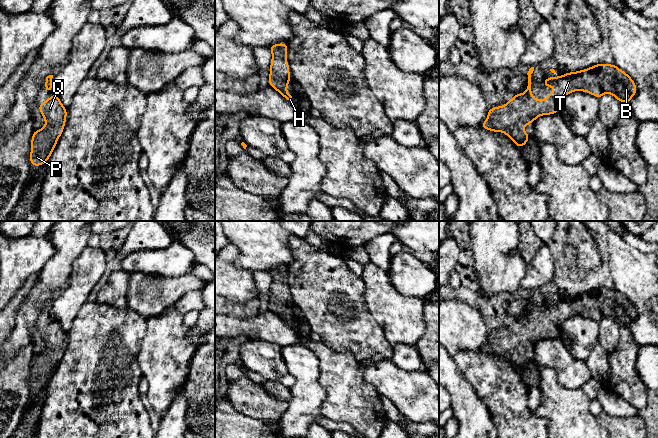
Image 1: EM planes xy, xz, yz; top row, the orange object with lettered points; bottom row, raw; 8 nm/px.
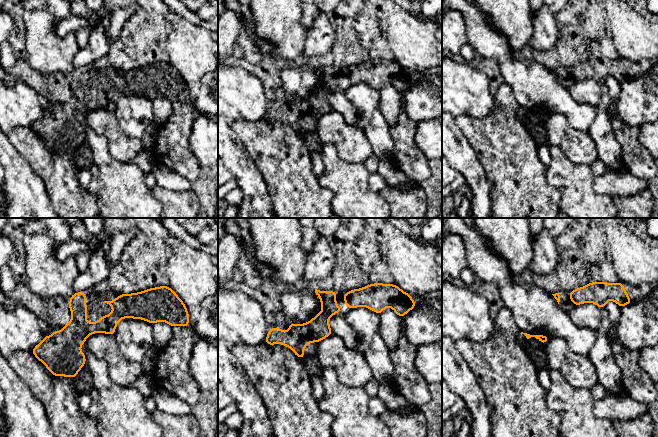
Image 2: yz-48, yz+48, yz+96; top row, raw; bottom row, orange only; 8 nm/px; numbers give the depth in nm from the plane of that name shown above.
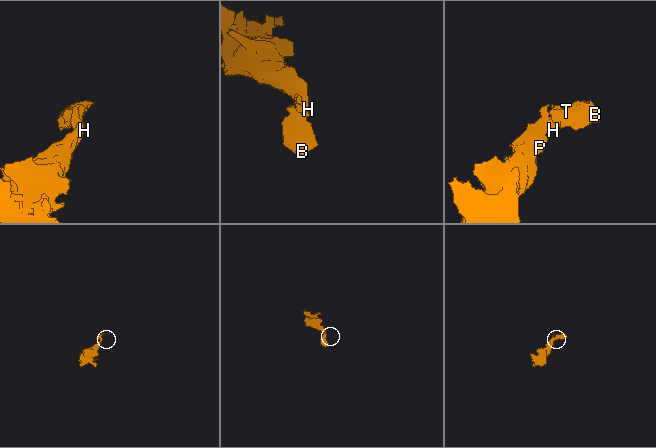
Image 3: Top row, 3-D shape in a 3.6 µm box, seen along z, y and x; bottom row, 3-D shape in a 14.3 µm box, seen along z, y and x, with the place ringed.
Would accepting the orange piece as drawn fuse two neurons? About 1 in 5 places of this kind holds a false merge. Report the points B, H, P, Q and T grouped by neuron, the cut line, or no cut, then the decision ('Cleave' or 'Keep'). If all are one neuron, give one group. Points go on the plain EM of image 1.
Groups: B H P Q T. No split. Keep

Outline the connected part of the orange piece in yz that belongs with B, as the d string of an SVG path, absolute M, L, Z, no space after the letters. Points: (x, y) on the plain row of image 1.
M596 288L590 292L564 297L560 301L549 301L542 305L546 311L555 311L556 313L550 317L544 324L532 321L531 314L531 298L534 291L531 291L527 297L528 310L523 318L515 318L504 330L489 332L487 343L480 349L482 352L505 357L517 371L522 372L530 360L524 355L523 351L535 345L535 343L542 339L553 339L558 337L558 326L562 324L567 318L574 315L585 315L591 319L596 320L598 323L603 318L612 318L620 327L630 327L631 322L637 317L637 311L631 301L619 293L615 288Z

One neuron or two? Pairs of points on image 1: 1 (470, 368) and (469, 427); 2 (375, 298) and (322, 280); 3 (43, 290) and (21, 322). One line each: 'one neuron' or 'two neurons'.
1: two neurons
2: two neurons
3: one neuron

